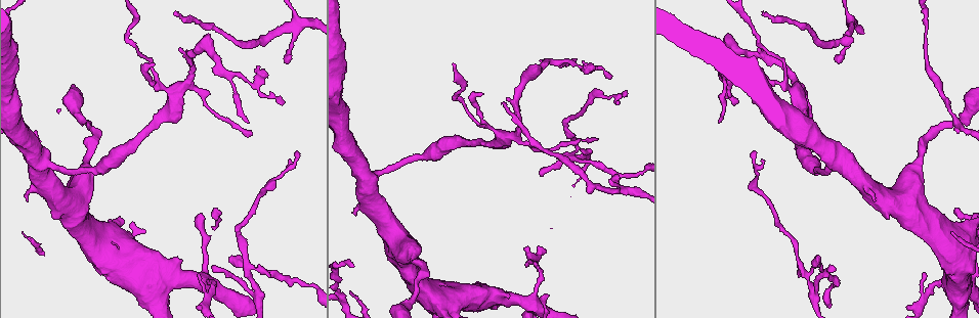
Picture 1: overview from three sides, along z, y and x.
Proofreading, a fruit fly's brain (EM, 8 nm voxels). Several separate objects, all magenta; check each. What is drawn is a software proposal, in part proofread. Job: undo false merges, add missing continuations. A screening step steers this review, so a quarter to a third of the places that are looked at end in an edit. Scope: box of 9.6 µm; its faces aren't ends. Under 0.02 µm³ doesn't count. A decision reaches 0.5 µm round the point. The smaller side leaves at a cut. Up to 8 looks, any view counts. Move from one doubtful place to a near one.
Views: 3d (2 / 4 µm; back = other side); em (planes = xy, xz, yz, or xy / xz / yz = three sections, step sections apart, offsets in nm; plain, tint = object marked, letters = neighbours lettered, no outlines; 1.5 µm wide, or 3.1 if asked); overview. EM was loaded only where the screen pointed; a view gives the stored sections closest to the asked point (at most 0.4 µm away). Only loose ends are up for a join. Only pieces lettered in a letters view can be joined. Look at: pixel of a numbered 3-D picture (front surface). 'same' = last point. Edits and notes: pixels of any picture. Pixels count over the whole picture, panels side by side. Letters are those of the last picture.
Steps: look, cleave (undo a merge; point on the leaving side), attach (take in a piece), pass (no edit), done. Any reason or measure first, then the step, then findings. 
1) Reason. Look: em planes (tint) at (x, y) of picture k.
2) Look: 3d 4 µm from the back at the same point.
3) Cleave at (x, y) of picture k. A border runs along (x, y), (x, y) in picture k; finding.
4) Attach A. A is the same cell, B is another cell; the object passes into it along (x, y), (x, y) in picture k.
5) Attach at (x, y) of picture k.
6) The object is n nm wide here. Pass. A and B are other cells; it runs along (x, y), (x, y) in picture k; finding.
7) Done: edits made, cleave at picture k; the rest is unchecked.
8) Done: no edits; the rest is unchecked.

End of a long branch. Look: 3d 4 µm at (763, 14) of picture 1.

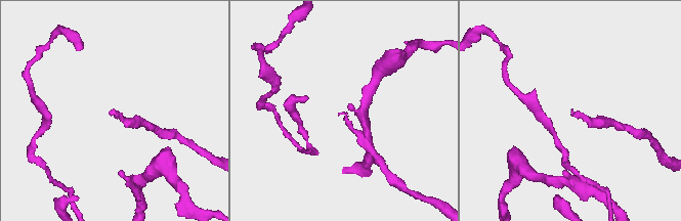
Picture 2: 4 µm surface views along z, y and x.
Need the tissue. Look: em xy step 8 (tint) at (340, 113) of picture 2.

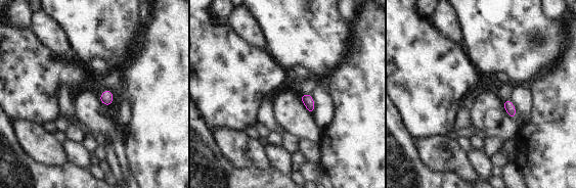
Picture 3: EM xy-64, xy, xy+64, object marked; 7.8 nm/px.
Cut it another way. Look: em planes (letters) at the same point.

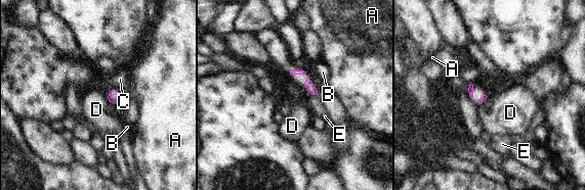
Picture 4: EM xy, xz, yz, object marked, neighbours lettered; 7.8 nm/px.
Pass. A, B, C, D and E are other cells; it runs along (292, 73), (302, 73), (316, 93) in picture 4; no lettered piece goes on from it.

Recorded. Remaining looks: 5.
Look: em planes (plain) at (300, 22) of picture 1.

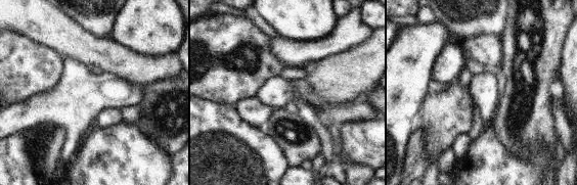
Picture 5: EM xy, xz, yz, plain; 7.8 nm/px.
See the neighbours. Look: em planes (letters) at the same point.

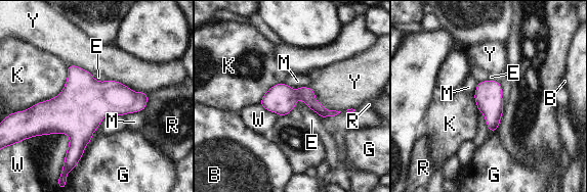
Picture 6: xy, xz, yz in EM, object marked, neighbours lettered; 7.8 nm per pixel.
The object is 220 nm wide here. Pass. B, E, G, K, M, R, W and Y are other cells; a border runs along (67, 65), (64, 88), (25, 109) in picture 6; continuous, no second neuron.

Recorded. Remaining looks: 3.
Tapers out. Look: 3d 4 µm at (231, 258) of picture 1.

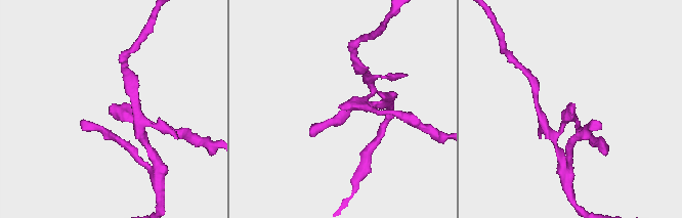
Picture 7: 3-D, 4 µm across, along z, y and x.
Shape alone is not enough. Look: em planes (plain) at (115, 105) of picture 7.

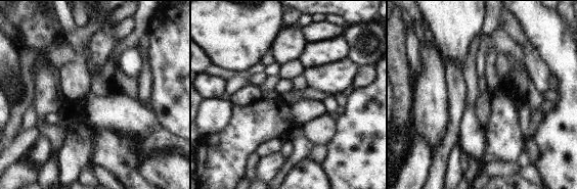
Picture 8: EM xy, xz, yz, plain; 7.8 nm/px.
Look: em planes (letters) at the same point.

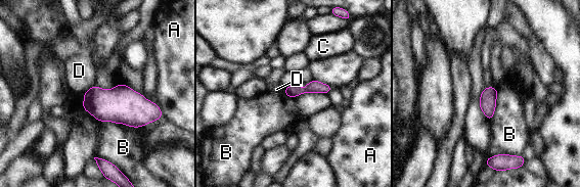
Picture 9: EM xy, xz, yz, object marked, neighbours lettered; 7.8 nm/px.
Pass. A, B, C and D are other cells; a border runs along (521, 154), (497, 153), (486, 158) in picture 9; no lettered piece goes on from it.

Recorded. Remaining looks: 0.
Done: no edits; the rest is unchecked.

